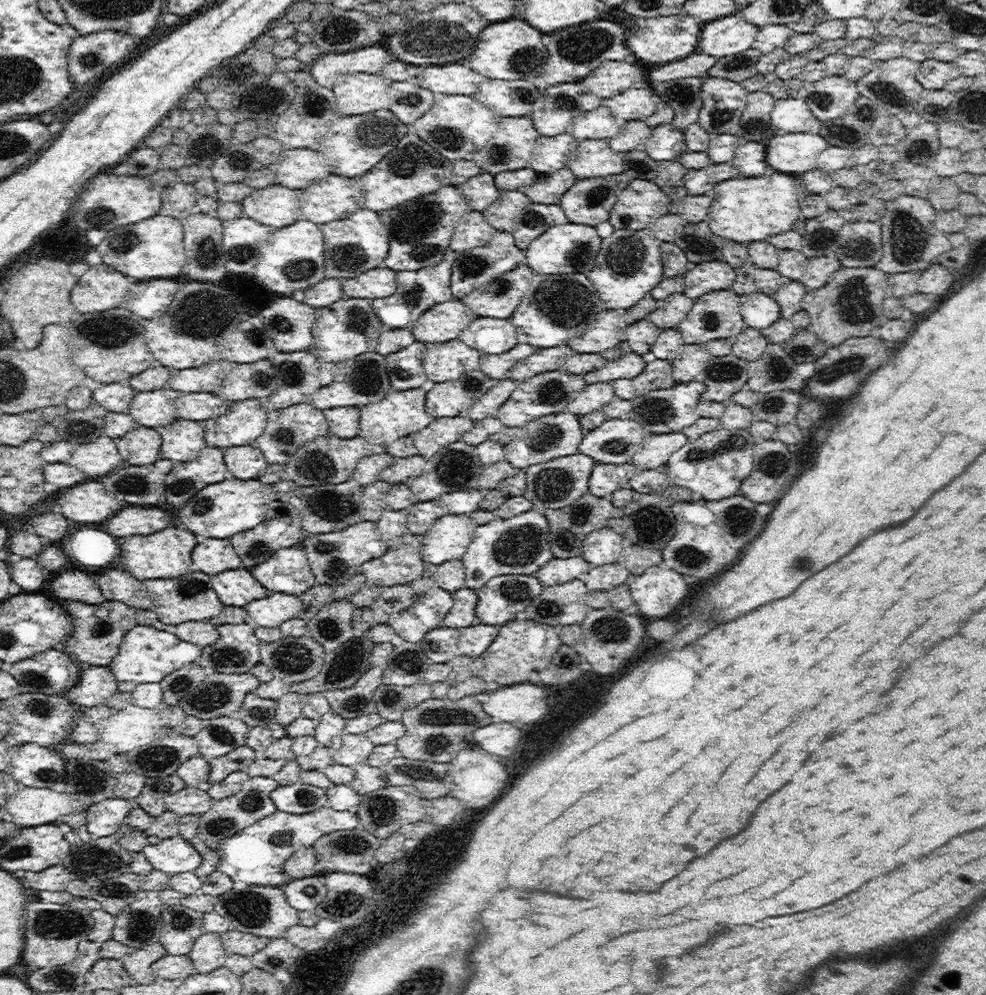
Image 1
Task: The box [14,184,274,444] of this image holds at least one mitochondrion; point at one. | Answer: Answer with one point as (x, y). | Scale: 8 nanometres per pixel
(106, 331)

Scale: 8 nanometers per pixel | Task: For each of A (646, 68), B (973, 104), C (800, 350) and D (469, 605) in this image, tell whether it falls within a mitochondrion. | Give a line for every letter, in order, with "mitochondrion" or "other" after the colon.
A: other
B: other
C: mitochondrion
D: other

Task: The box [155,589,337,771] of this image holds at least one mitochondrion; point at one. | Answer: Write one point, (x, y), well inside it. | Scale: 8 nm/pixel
(292, 658)

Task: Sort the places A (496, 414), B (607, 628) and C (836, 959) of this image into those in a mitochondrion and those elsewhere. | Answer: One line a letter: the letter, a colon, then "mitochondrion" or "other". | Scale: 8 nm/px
A: other
B: mitochondrion
C: other

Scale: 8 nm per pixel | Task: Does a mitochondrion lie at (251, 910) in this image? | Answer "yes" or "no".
yes

